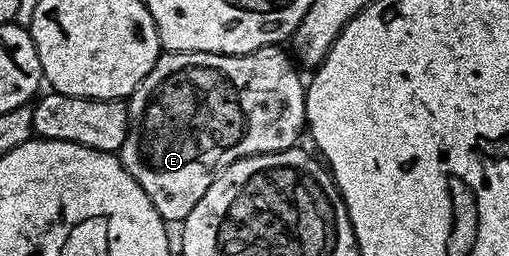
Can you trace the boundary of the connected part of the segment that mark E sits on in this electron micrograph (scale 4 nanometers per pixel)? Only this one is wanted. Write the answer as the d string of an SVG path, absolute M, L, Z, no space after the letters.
M267 44L263 48L240 56L226 56L220 52L163 52L153 66L153 70L149 70L149 74L145 74L145 78L137 86L137 90L133 90L133 94L126 101L127 113L129 114L129 130L117 155L123 161L125 170L129 170L129 174L139 183L141 190L145 190L149 202L153 202L153 206L159 211L164 221L172 222L171 220L176 220L176 222L182 222L186 220L189 210L193 210L193 206L197 206L197 202L201 202L205 190L209 190L209 186L215 181L219 172L225 170L233 162L237 162L246 156L289 150L300 143L299 135L302 132L304 135L307 122L307 90L305 80L299 77L300 69L297 67L296 61L288 53L287 57L282 52L283 50L278 44Z

